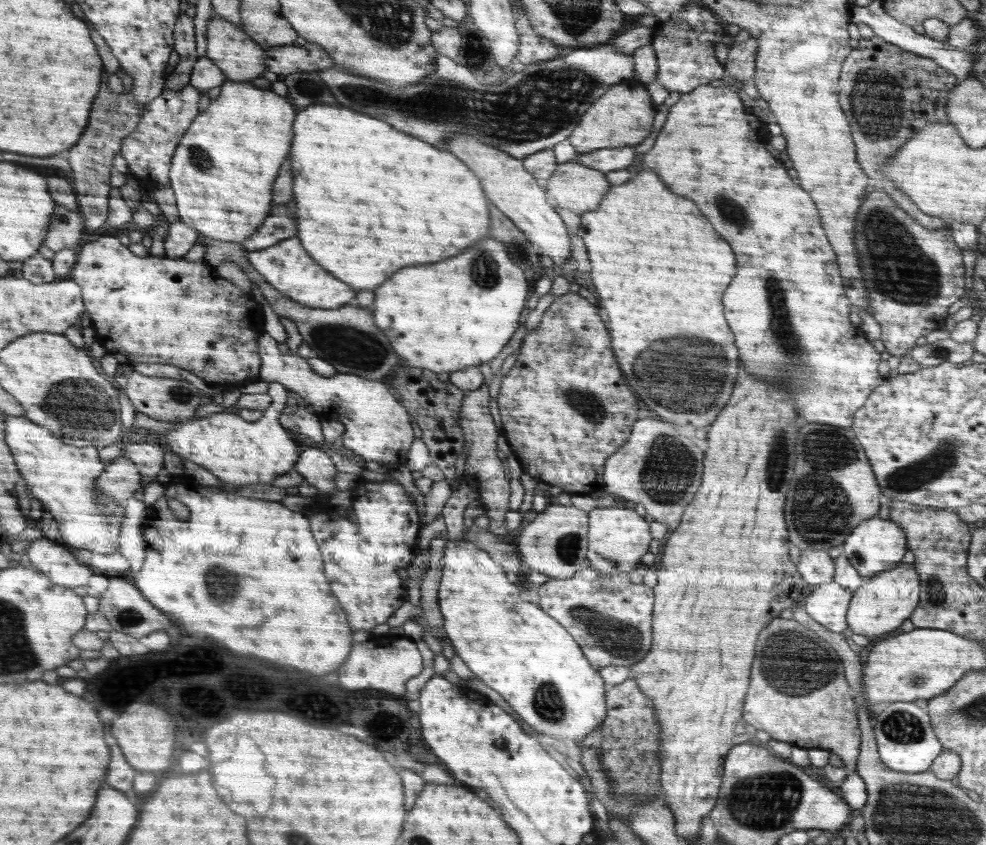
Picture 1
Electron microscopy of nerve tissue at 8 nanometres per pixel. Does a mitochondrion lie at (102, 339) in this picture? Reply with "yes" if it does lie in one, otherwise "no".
no

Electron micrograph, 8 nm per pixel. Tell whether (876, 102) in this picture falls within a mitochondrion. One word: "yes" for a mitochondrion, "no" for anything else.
yes

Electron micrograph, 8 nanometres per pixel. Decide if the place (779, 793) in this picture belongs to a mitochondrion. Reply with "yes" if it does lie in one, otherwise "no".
yes

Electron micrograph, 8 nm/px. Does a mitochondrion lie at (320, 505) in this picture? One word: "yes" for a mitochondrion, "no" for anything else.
no

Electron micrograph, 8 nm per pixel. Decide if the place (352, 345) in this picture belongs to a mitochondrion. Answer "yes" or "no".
yes

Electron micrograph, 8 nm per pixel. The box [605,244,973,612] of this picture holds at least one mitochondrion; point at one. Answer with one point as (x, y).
(684, 360)

